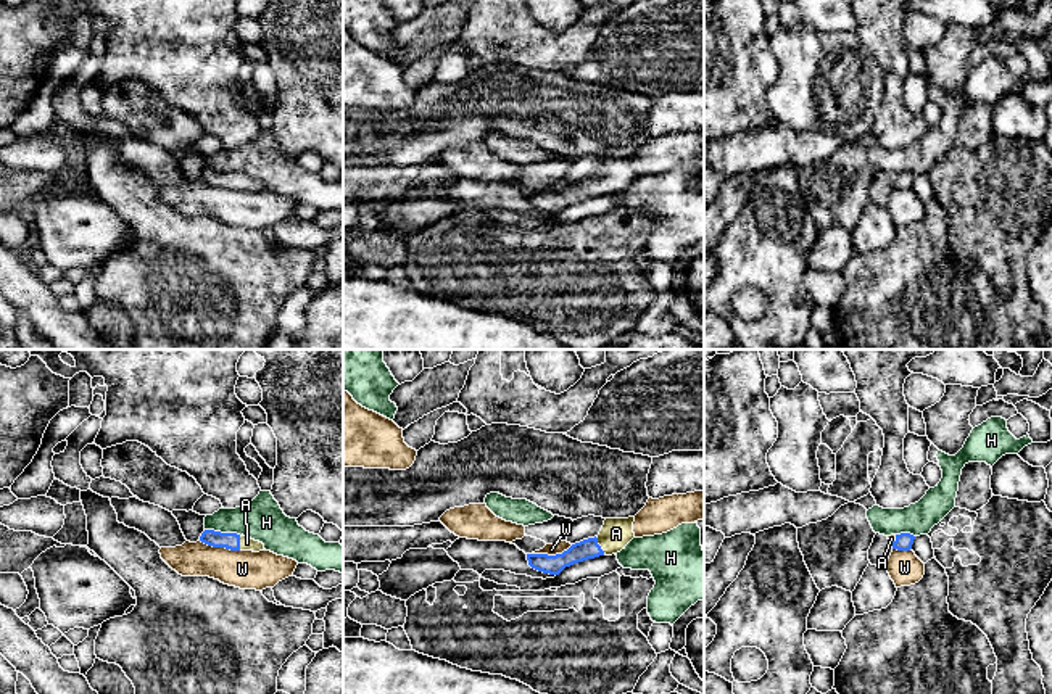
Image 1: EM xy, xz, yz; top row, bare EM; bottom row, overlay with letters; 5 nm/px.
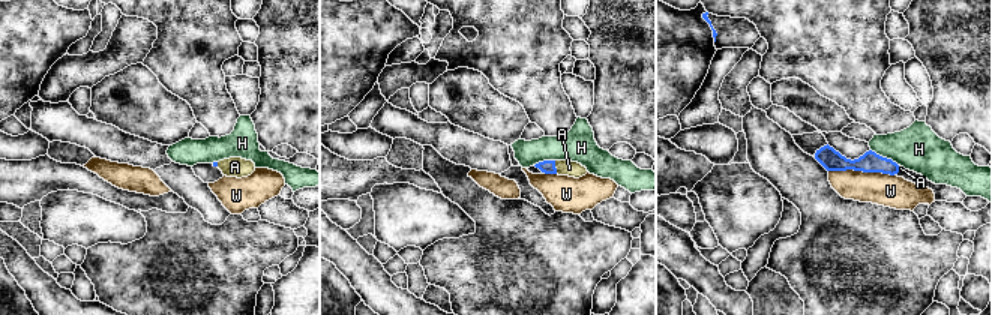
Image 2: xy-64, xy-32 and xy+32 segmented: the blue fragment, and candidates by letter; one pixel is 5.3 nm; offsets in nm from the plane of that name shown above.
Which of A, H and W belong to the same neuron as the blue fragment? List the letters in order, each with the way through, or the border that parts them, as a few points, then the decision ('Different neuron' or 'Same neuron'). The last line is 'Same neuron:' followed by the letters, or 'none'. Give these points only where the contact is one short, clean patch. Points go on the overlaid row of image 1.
A: Path across: xz (585, 549), (598, 545), (606, 543), (616, 533). Same neuron
H: Boundary: xy (205, 528), (240, 535). Different neuron
W: Boundary: xz (572, 545), (554, 554), (532, 554). Different neuron
Same neuron: A

